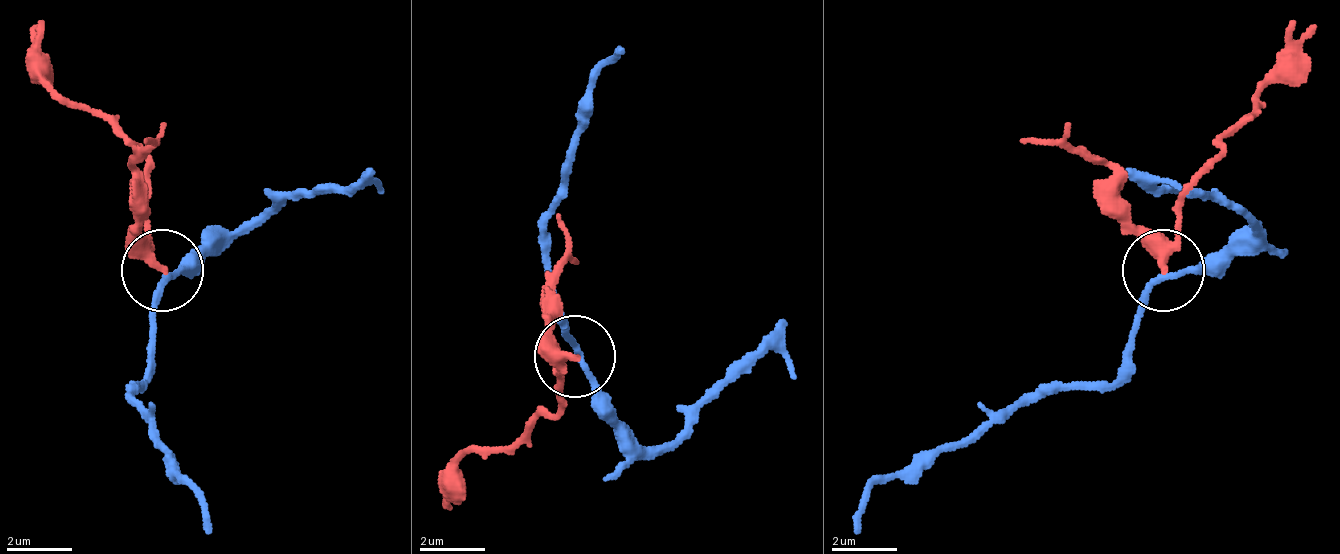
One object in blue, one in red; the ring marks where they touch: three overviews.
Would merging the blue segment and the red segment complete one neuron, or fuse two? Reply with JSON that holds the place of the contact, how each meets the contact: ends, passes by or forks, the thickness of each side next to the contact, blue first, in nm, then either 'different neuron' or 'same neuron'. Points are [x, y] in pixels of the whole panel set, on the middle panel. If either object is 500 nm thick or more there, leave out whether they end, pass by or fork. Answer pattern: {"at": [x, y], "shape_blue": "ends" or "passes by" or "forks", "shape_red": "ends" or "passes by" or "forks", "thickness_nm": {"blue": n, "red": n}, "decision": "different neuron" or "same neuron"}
{"at": [574, 356], "shape_blue": "passes by", "shape_red": "passes by", "thickness_nm": {"blue": 180, "red": 240}, "decision": "different neuron"}

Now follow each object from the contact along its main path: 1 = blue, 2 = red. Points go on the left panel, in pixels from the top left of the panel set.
1: (160, 277), (152, 358), (135, 399), (201, 498), (209, 530)
2: (160, 268), (144, 186), (144, 154), (45, 80), (37, 23)

